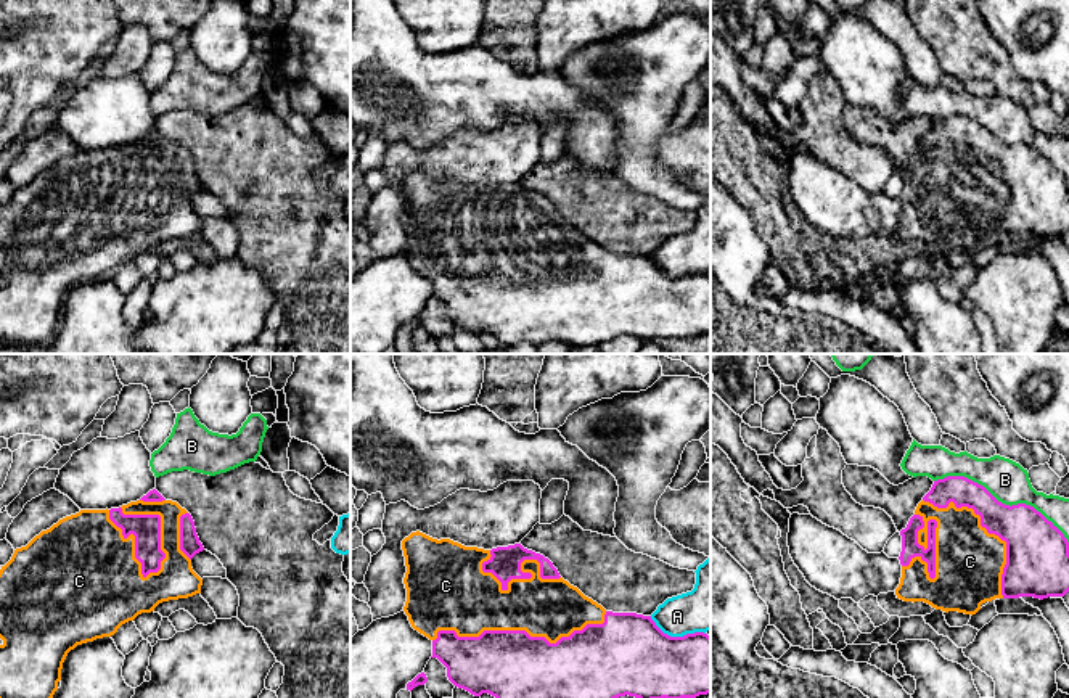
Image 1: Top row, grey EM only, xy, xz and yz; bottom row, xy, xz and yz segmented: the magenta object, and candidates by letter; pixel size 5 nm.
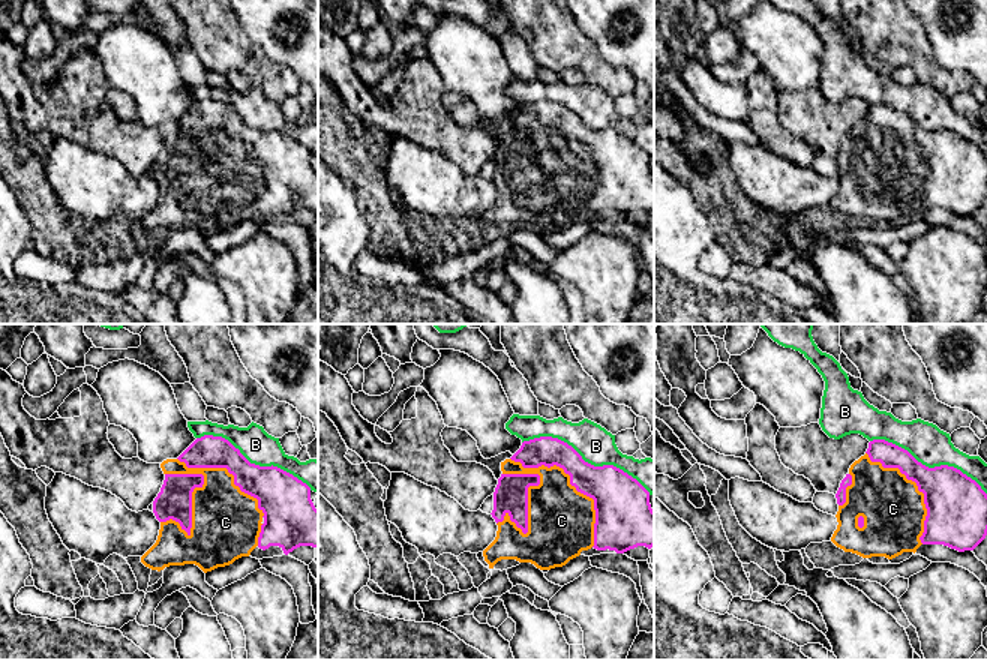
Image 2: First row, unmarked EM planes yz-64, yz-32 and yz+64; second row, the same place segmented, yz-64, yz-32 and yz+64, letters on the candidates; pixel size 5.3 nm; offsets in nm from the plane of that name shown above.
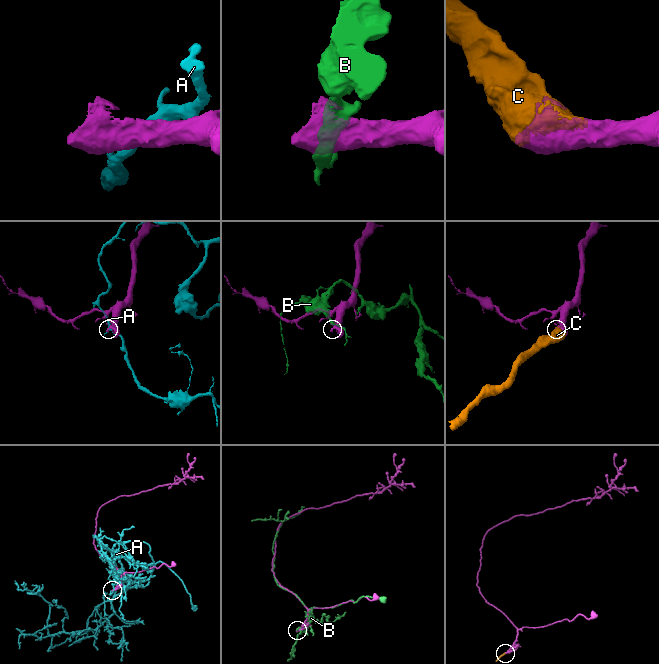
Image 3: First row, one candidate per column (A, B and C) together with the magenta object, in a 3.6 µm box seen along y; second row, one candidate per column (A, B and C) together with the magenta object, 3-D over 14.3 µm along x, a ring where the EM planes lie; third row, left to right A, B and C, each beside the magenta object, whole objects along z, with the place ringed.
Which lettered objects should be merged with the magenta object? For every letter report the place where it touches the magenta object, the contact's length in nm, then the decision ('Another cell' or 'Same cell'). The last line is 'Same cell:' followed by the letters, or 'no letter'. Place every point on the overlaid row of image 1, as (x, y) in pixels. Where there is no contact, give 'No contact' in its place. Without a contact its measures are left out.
A: Touches magenta at xz (677, 637). Shared border 300 nm. Another cell
B: Touches magenta at yz (1003, 504). Shared border 750 nm. Another cell
C: Touches magenta at xy (135, 544). Shared border 400 nm. Same cell
Same cell: C

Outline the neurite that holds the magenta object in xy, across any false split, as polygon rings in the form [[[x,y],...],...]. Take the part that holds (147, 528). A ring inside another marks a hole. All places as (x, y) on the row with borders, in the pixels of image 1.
[[[156,489],[119,508],[80,510],[42,531],[26,547],[16,548],[11,560],[0,569],[0,638],[3,640],[0,645],[0,698],[53,698],[61,680],[63,663],[77,645],[114,635],[122,624],[141,613],[154,611],[162,602],[201,593],[203,579],[193,571],[191,558],[203,550],[191,515],[177,502],[166,500]]]

